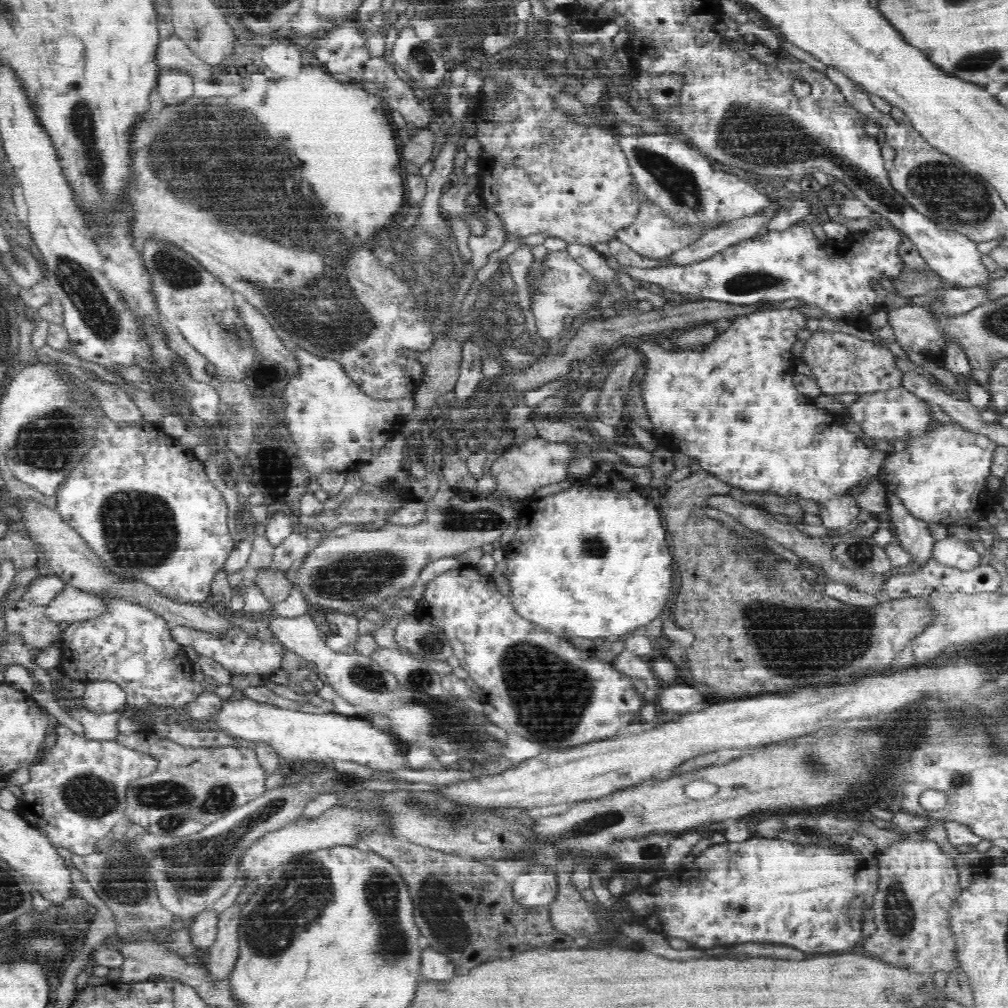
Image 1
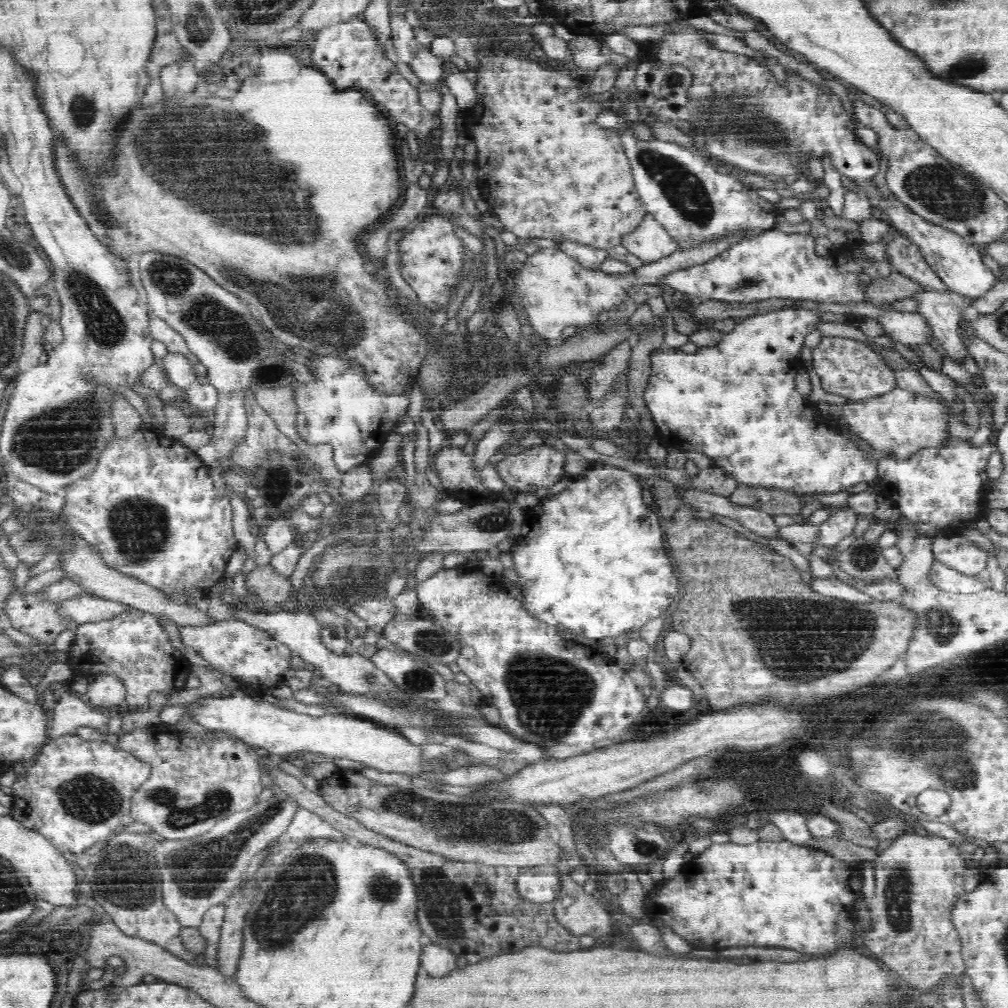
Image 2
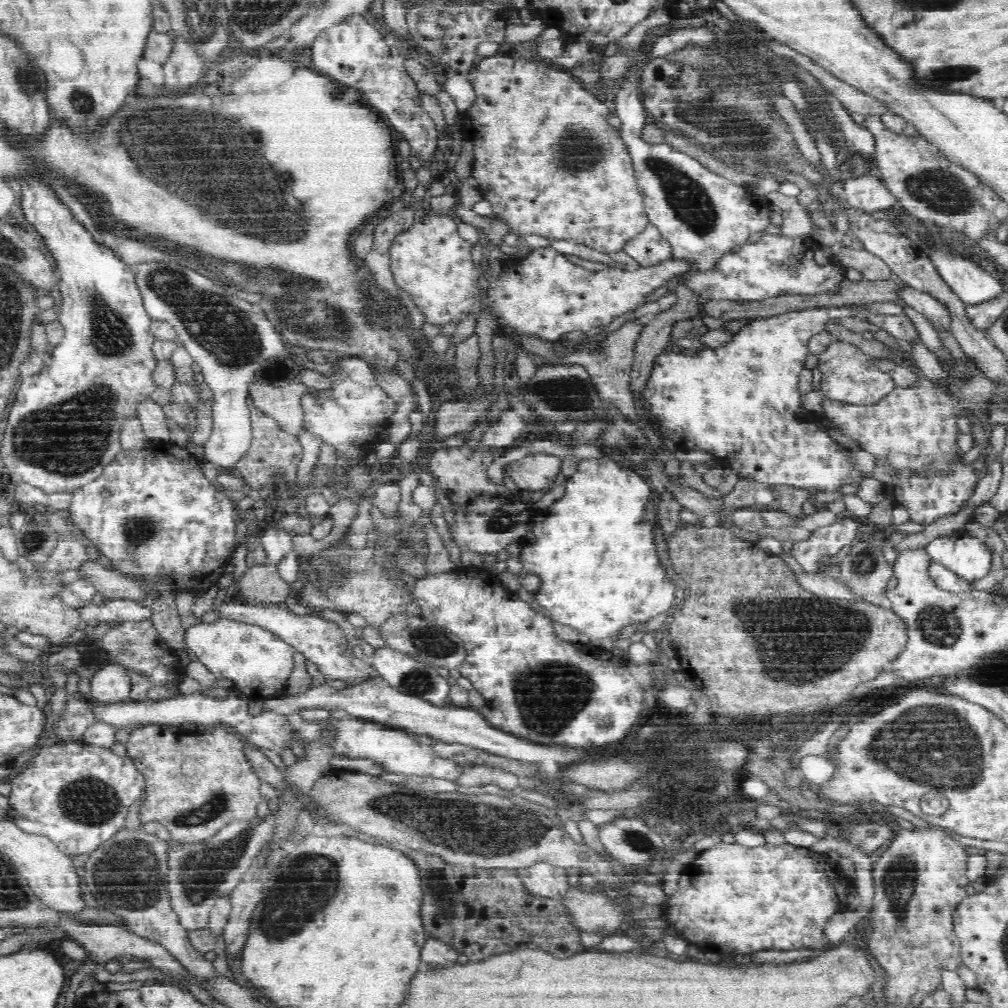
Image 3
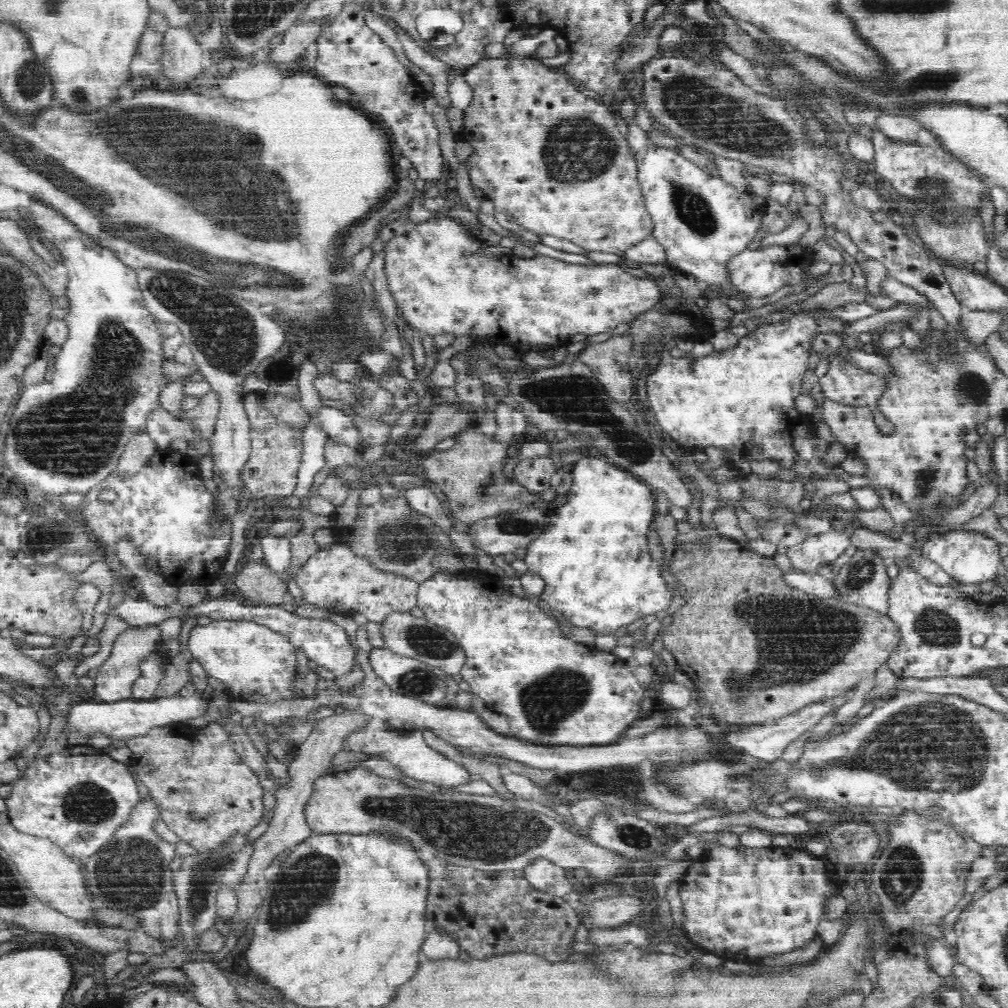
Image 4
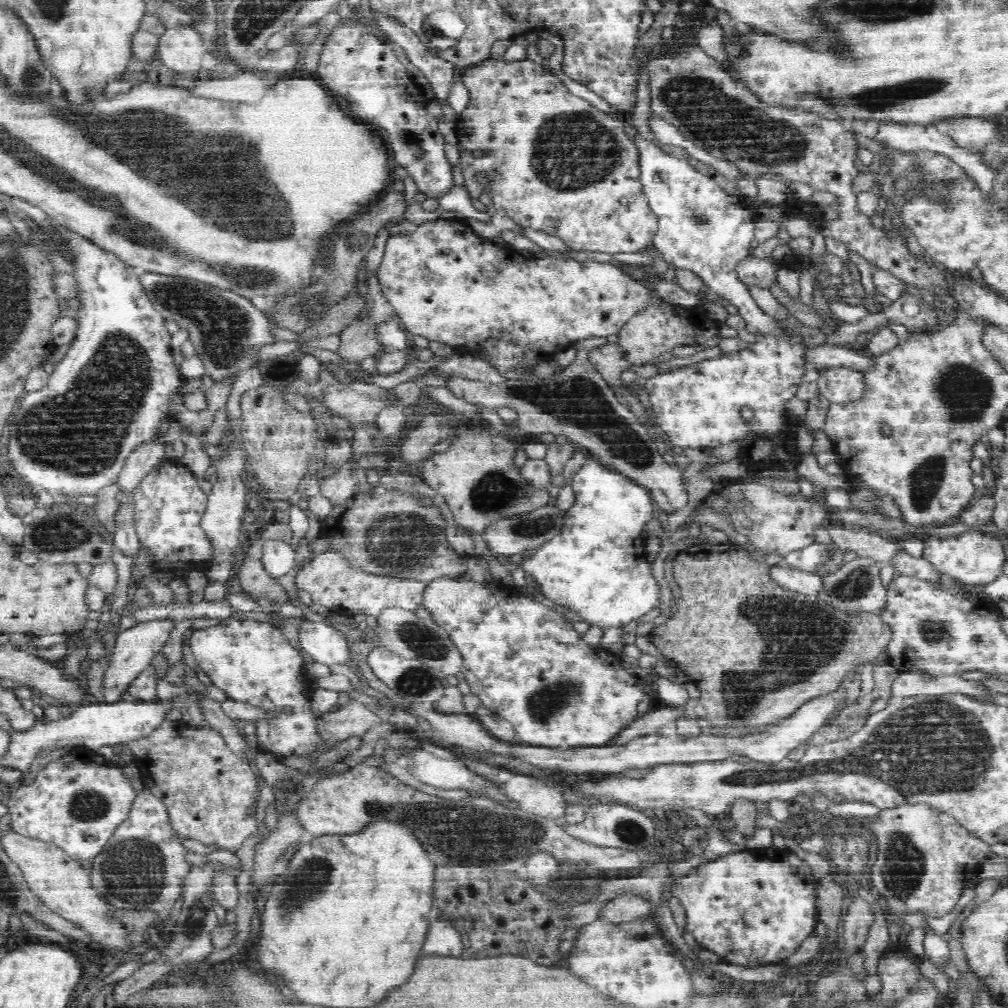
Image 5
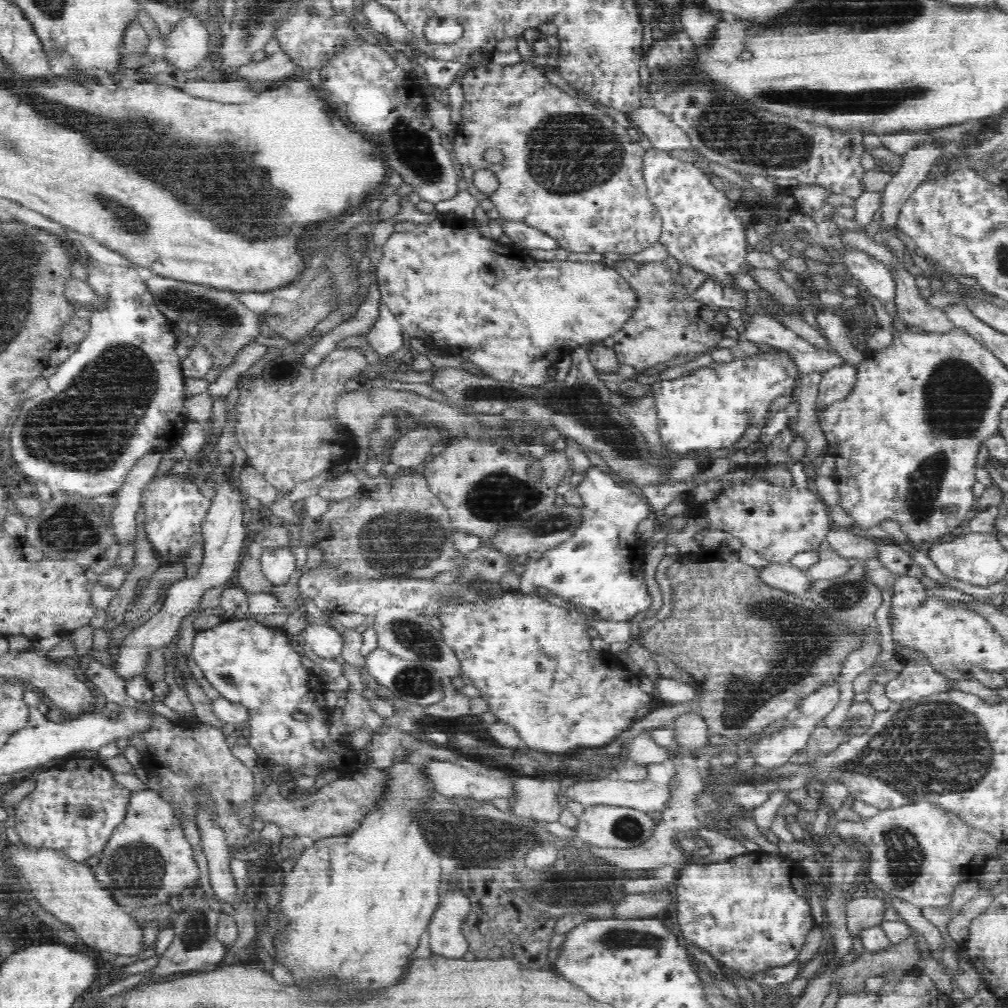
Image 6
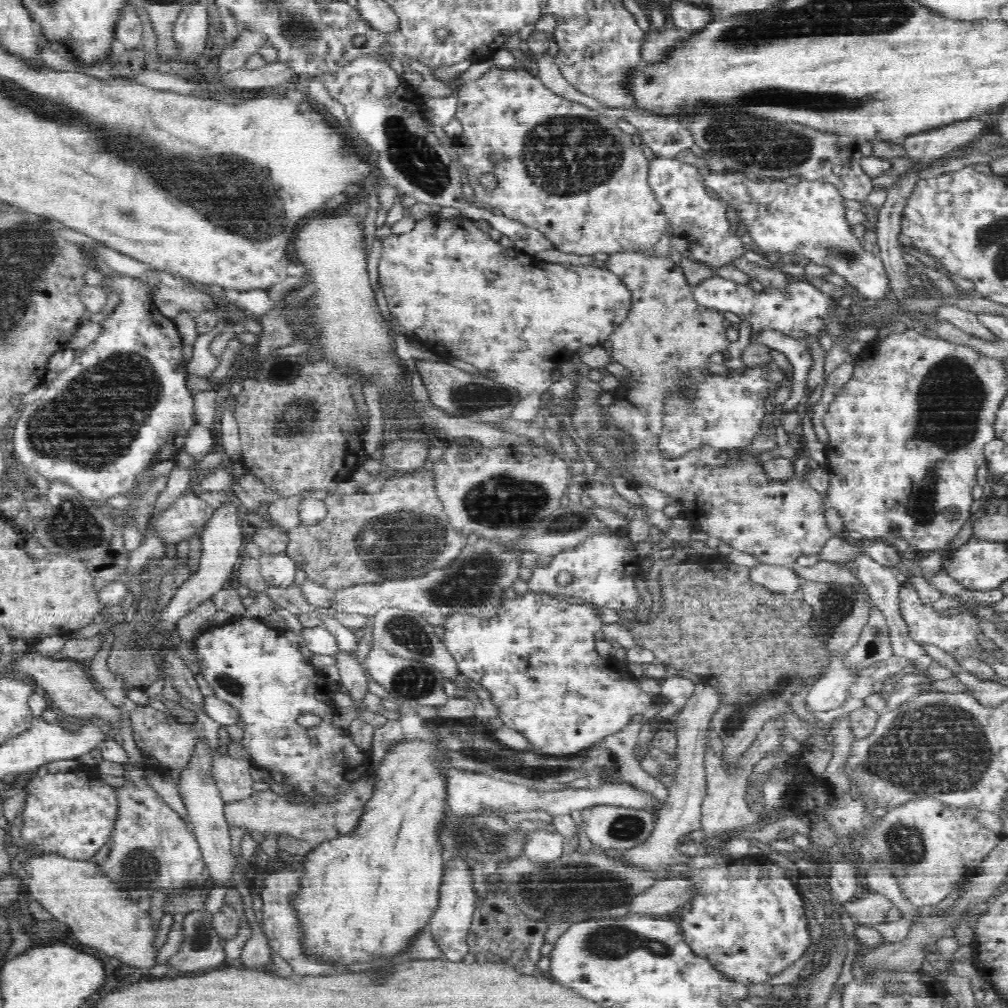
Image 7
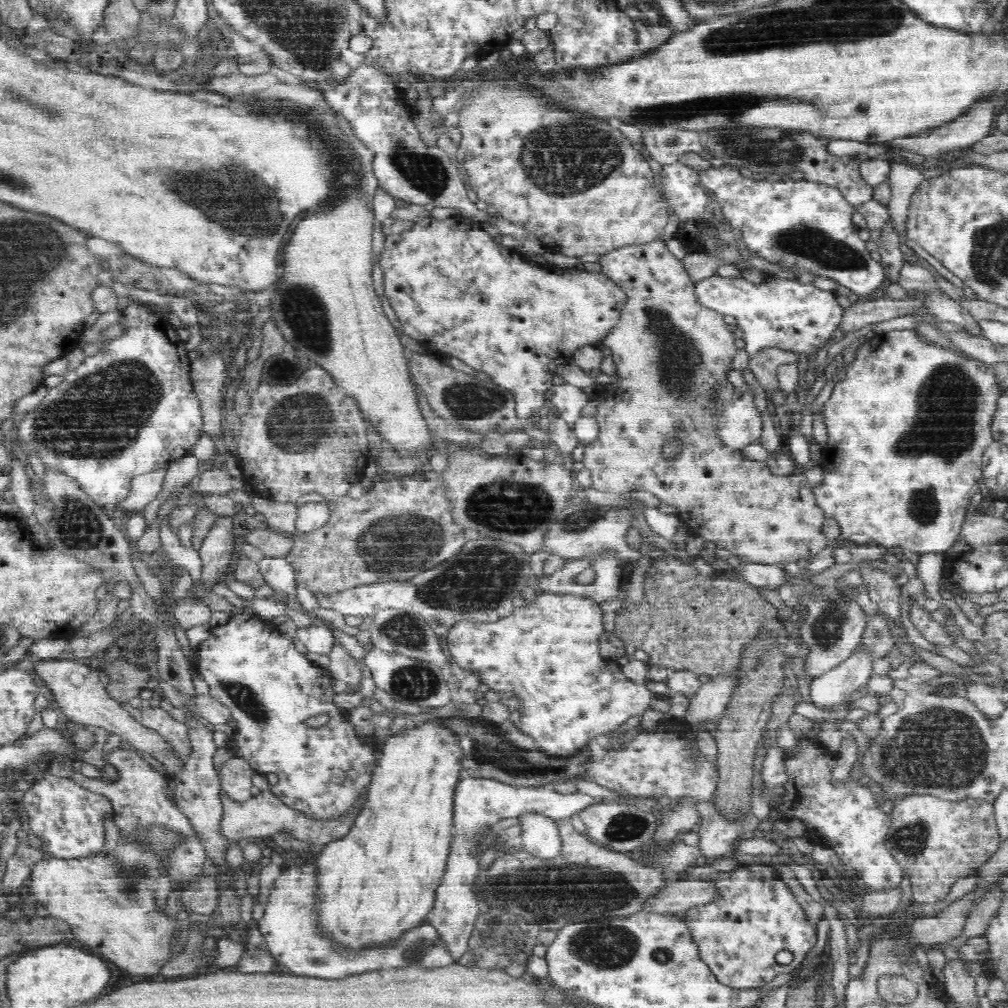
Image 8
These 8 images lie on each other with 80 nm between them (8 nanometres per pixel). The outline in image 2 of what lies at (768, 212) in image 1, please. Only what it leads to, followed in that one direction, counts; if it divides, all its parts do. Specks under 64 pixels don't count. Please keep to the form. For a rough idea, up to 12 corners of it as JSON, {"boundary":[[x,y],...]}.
{"boundary":[[731,231],[632,274],[582,267],[557,248],[528,255],[514,288],[551,342],[595,325],[633,286],[709,262],[753,235]]}

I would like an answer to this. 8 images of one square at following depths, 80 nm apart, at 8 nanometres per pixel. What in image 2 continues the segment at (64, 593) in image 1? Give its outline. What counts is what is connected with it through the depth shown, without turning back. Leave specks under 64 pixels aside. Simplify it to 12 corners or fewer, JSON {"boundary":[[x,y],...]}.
{"boundary":[[80,594],[58,602],[79,624],[108,620],[123,602]]}

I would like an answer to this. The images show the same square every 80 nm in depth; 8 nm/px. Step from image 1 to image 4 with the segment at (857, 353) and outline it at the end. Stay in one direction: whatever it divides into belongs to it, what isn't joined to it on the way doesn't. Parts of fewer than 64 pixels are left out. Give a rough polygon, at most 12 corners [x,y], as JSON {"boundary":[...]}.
{"boundary":[[828,357],[819,378],[825,398],[870,407],[880,432],[894,424],[876,403],[886,390],[884,376],[868,373],[841,358]]}

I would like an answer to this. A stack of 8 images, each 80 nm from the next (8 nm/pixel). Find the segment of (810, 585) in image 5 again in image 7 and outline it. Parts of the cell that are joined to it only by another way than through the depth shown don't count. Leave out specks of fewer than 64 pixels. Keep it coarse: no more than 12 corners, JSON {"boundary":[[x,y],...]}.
{"boundary":[[757,564],[750,577],[779,593],[798,594],[804,579],[791,565]]}

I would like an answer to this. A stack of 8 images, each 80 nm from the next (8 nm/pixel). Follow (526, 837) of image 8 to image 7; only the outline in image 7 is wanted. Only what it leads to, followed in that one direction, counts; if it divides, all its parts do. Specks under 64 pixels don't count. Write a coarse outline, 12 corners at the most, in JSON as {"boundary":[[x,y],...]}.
{"boundary":[[534,830],[523,855],[535,864],[563,856],[564,837]]}

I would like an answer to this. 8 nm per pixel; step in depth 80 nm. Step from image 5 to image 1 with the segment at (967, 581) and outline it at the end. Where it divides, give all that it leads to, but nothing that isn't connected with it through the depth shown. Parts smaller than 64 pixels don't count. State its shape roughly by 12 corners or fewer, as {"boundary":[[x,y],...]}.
{"boundary":[[948,535],[934,543],[932,558],[970,570],[982,556],[966,541]]}

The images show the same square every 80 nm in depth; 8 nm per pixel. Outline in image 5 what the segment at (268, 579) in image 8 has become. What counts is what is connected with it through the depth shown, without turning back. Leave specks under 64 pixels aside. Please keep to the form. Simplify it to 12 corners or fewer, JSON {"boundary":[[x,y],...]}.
{"boundary":[[266,540],[261,561],[272,578],[282,578],[296,566],[288,542]]}

